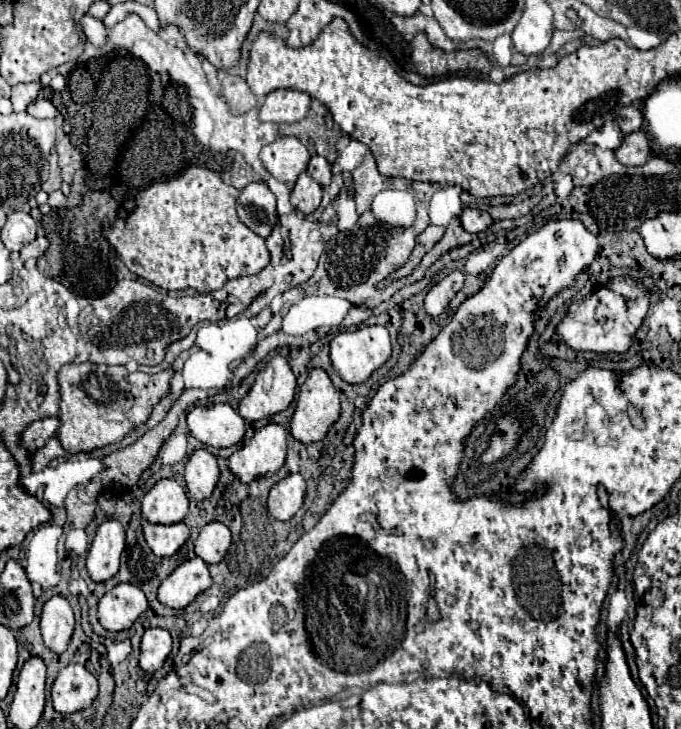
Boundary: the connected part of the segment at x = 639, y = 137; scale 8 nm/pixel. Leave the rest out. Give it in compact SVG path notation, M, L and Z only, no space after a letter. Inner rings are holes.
M636 131L624 137L622 145L616 149L616 159L622 165L644 165L650 157L650 139L644 131Z

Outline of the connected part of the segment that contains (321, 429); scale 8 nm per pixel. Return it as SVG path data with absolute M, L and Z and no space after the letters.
M324 369L310 371L308 379L300 387L294 417L290 421L290 433L300 443L322 441L328 429L340 417L338 393Z

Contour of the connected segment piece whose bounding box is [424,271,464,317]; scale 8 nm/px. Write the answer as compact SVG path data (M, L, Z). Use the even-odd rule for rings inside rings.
M454 271L450 273L448 277L444 277L438 285L434 285L428 293L426 293L426 299L424 299L424 307L426 307L426 313L430 317L438 317L446 311L448 303L452 301L452 297L464 287L464 275L460 271Z

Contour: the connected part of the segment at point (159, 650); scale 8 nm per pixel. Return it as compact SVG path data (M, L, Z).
M148 629L140 645L140 667L146 673L158 671L172 651L172 637L166 629Z

